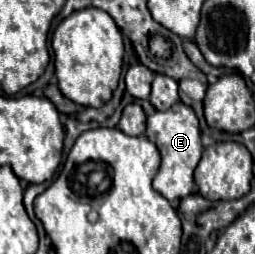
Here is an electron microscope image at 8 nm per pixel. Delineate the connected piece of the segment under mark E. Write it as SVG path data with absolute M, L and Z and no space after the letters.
M175 103L167 111L155 111L147 119L147 137L157 145L163 161L159 167L159 173L153 179L153 189L159 191L165 199L175 201L183 199L193 191L193 171L197 163L201 161L203 145L201 145L201 131L199 121L195 117L195 111L185 103Z

